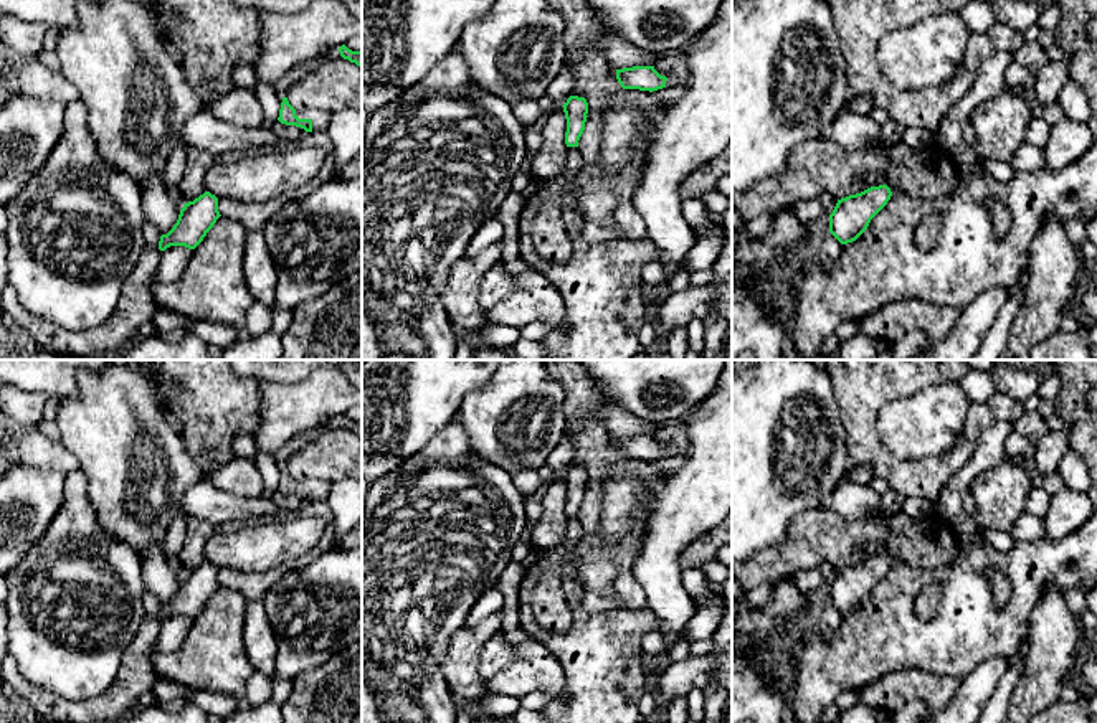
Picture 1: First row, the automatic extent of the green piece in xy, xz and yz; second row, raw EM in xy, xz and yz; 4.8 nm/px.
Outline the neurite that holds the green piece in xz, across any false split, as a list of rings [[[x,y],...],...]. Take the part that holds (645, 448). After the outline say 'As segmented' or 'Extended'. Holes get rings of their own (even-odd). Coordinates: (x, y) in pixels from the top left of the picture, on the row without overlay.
[[[633,436],[616,439],[616,449],[623,459],[658,461],[666,457],[666,446],[661,446],[654,436]]]. As segmented

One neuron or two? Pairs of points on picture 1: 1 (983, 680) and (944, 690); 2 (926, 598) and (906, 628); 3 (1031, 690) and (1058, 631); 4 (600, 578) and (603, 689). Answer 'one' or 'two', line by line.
1: two
2: two
3: one
4: two

